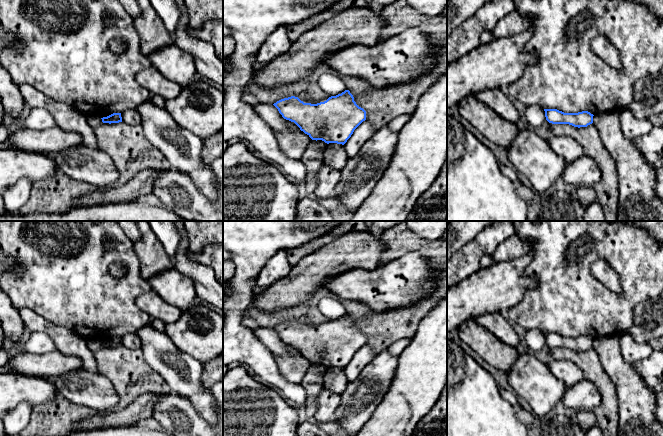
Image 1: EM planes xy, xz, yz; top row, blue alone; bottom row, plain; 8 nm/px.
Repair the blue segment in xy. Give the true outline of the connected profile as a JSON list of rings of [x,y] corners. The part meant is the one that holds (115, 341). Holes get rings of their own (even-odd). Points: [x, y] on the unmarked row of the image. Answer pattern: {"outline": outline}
{"outline": [[[113,337],[107,341],[101,342],[103,347],[119,347],[122,346],[121,337]]]}

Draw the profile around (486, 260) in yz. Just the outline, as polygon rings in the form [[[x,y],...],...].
[[[484,254],[479,261],[480,268],[486,268],[493,265],[492,254]]]

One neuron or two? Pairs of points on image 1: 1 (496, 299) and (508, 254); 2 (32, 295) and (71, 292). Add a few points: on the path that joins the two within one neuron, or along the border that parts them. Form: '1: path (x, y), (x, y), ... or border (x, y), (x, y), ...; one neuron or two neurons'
1: border (528, 252), (519, 257), (493, 264); two neurons
2: path (42, 292), (61, 292); one neuron

